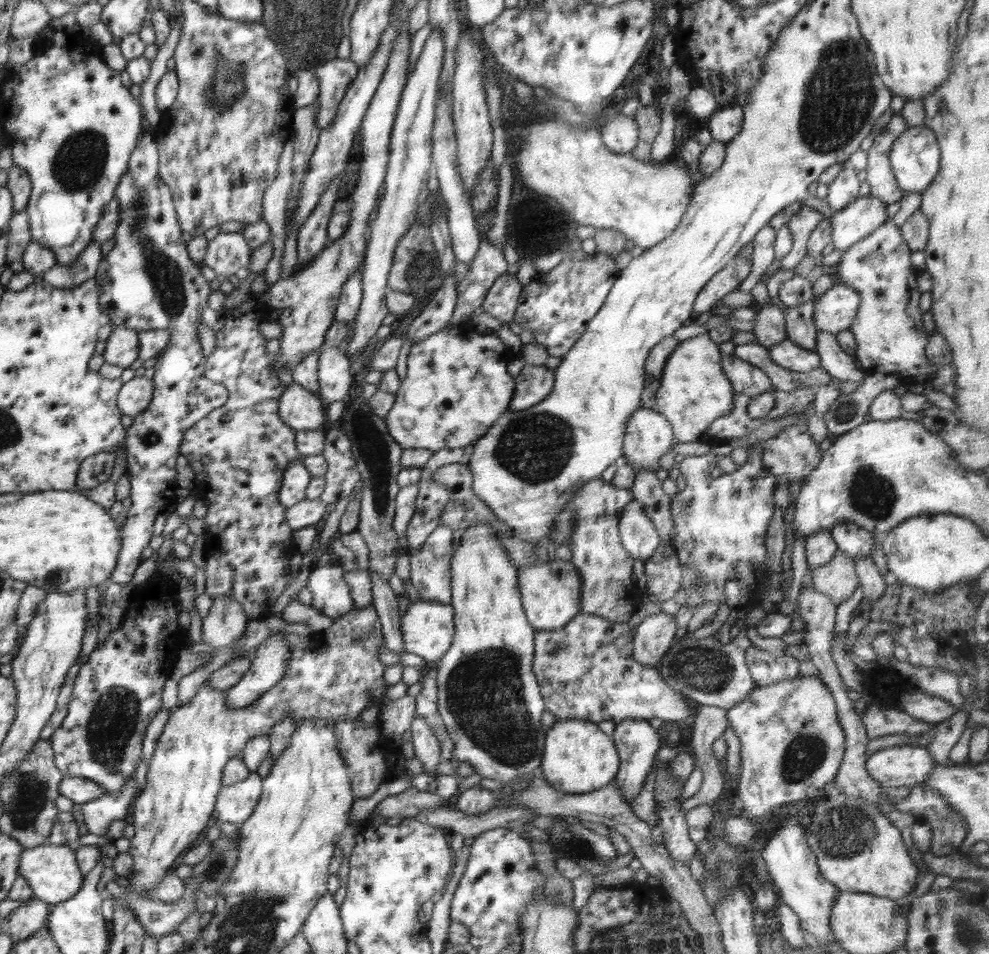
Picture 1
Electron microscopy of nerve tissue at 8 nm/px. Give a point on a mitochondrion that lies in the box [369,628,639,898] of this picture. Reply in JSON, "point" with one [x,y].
{"point":[484,695]}

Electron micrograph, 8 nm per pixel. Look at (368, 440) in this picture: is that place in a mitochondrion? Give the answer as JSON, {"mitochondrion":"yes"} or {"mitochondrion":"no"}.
{"mitochondrion":"yes"}

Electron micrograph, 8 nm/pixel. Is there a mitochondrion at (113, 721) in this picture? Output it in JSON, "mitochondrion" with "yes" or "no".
{"mitochondrion":"yes"}

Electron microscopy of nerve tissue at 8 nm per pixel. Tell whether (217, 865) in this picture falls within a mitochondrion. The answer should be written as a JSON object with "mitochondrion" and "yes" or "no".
{"mitochondrion":"yes"}

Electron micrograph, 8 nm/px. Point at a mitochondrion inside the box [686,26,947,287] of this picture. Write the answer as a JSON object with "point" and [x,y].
{"point":[841,95]}

